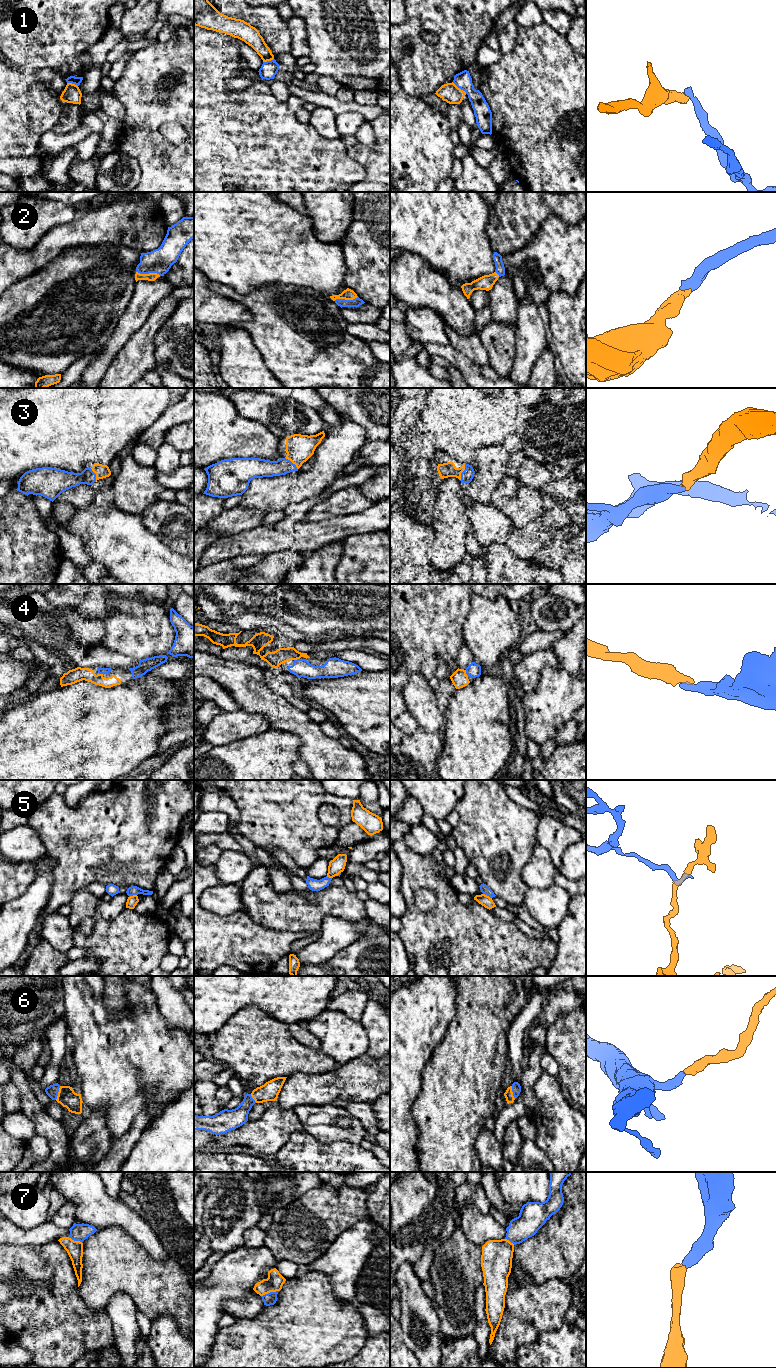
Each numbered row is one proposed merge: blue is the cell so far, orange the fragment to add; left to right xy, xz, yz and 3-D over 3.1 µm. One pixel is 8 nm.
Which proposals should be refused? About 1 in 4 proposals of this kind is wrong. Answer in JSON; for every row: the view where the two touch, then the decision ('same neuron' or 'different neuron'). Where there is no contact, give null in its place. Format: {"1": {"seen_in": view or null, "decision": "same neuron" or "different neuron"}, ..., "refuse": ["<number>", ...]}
{"1": {"seen_in": "yz", "decision": "different neuron"}, "2": {"seen_in": "xy", "decision": "same neuron"}, "3": {"seen_in": "yz", "decision": "same neuron"}, "4": {"seen_in": "xz", "decision": "same neuron"}, "5": {"seen_in": "yz", "decision": "different neuron"}, "6": {"seen_in": "xy", "decision": "same neuron"}, "7": {"seen_in": "xz", "decision": "same neuron"}, "refuse": ["1", "5"]}

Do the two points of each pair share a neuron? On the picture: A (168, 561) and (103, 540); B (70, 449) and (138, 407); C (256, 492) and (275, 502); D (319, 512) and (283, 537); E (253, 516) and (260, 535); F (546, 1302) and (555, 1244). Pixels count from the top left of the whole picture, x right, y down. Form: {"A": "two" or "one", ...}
{"A": "one", "B": "one", "C": "one", "D": "two", "E": "two", "F": "two"}

